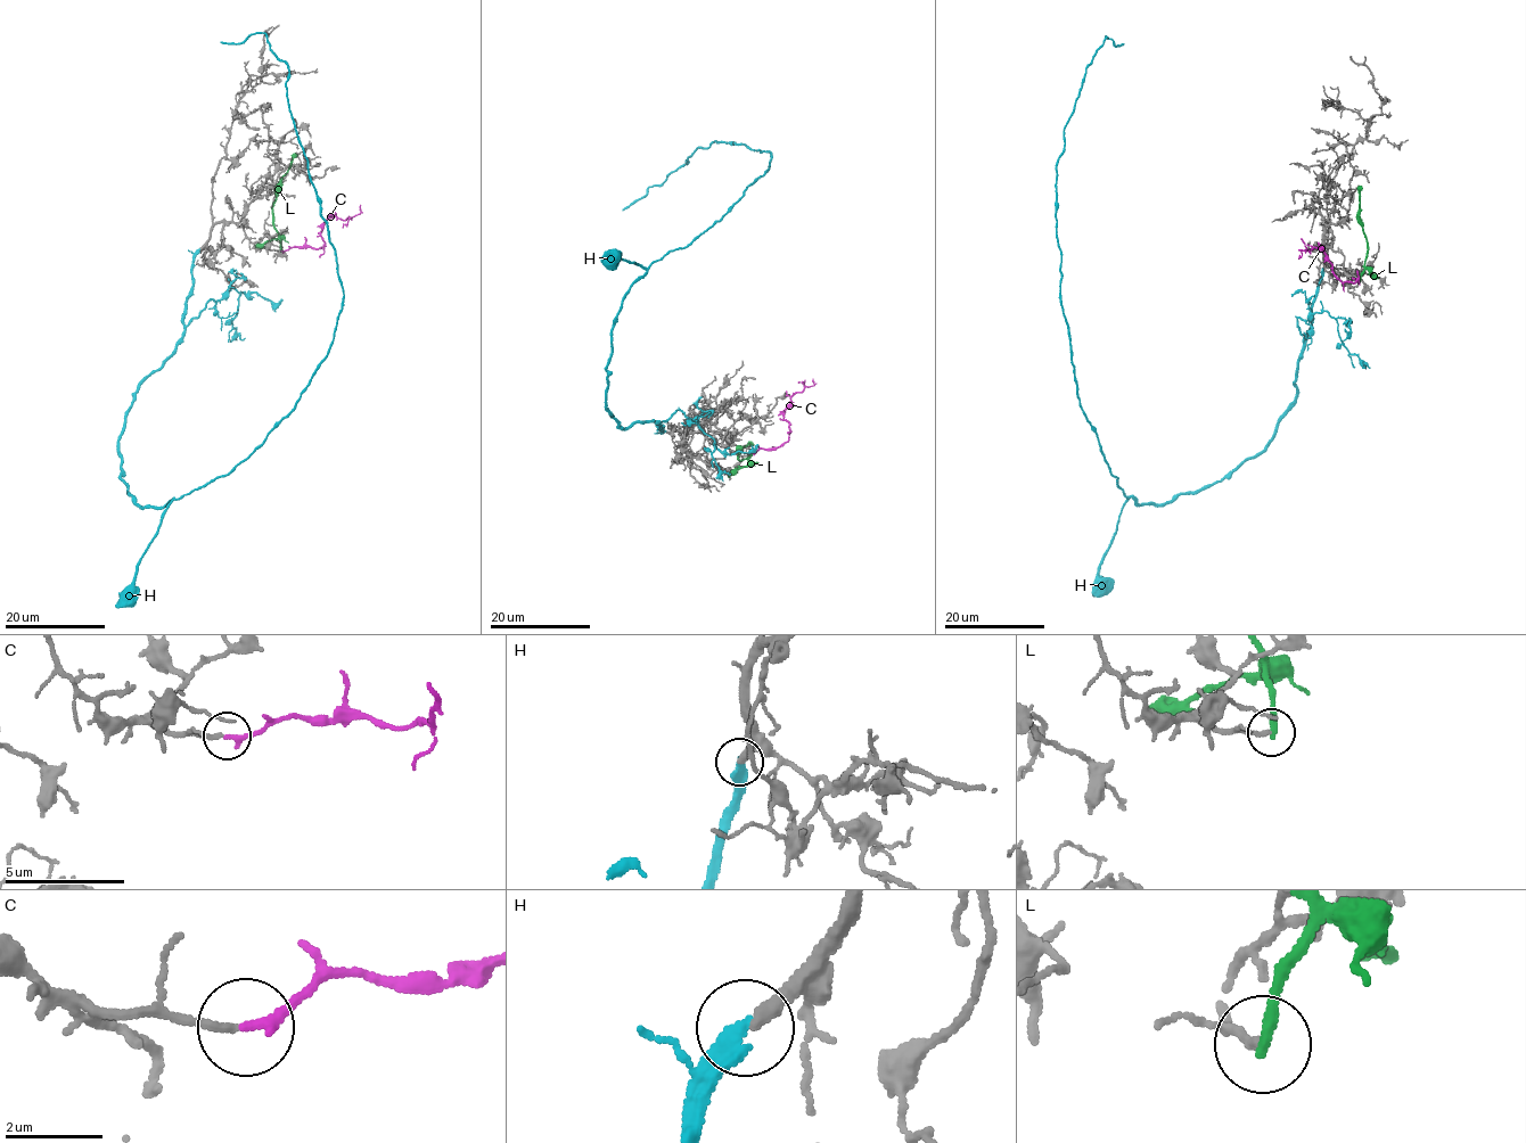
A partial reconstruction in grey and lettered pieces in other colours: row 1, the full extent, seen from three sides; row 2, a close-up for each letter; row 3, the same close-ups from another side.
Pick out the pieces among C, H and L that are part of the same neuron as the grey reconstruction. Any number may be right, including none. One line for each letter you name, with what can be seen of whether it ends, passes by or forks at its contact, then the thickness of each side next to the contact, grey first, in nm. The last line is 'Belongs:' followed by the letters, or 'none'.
H: it ends | 320/360 nm
Belongs: H

